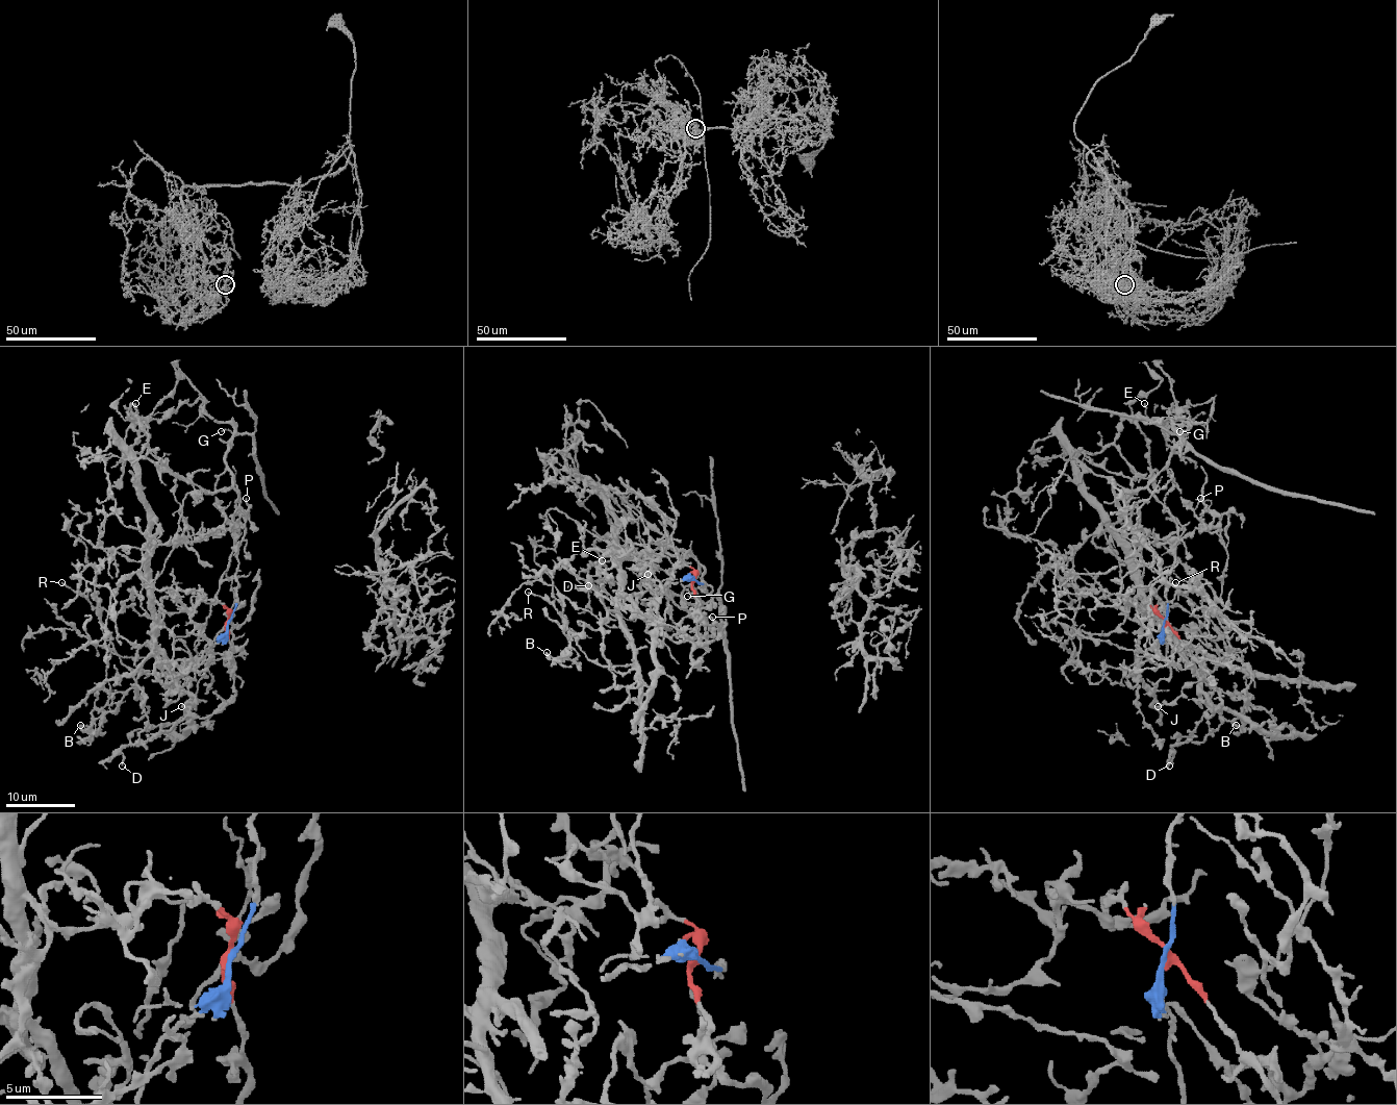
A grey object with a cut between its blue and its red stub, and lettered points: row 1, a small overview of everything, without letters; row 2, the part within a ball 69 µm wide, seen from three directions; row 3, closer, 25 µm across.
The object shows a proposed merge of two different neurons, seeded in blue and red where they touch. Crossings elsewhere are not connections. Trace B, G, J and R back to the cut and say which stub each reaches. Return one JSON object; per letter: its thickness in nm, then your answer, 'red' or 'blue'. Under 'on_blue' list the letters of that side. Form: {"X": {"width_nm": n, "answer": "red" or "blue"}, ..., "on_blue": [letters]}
{"B": {"width_nm": 240, "answer": "red"}, "G": {"width_nm": 140, "answer": "blue"}, "J": {"width_nm": 170, "answer": "red"}, "R": {"width_nm": 180, "answer": "red"}, "on_blue": ["G"]}

